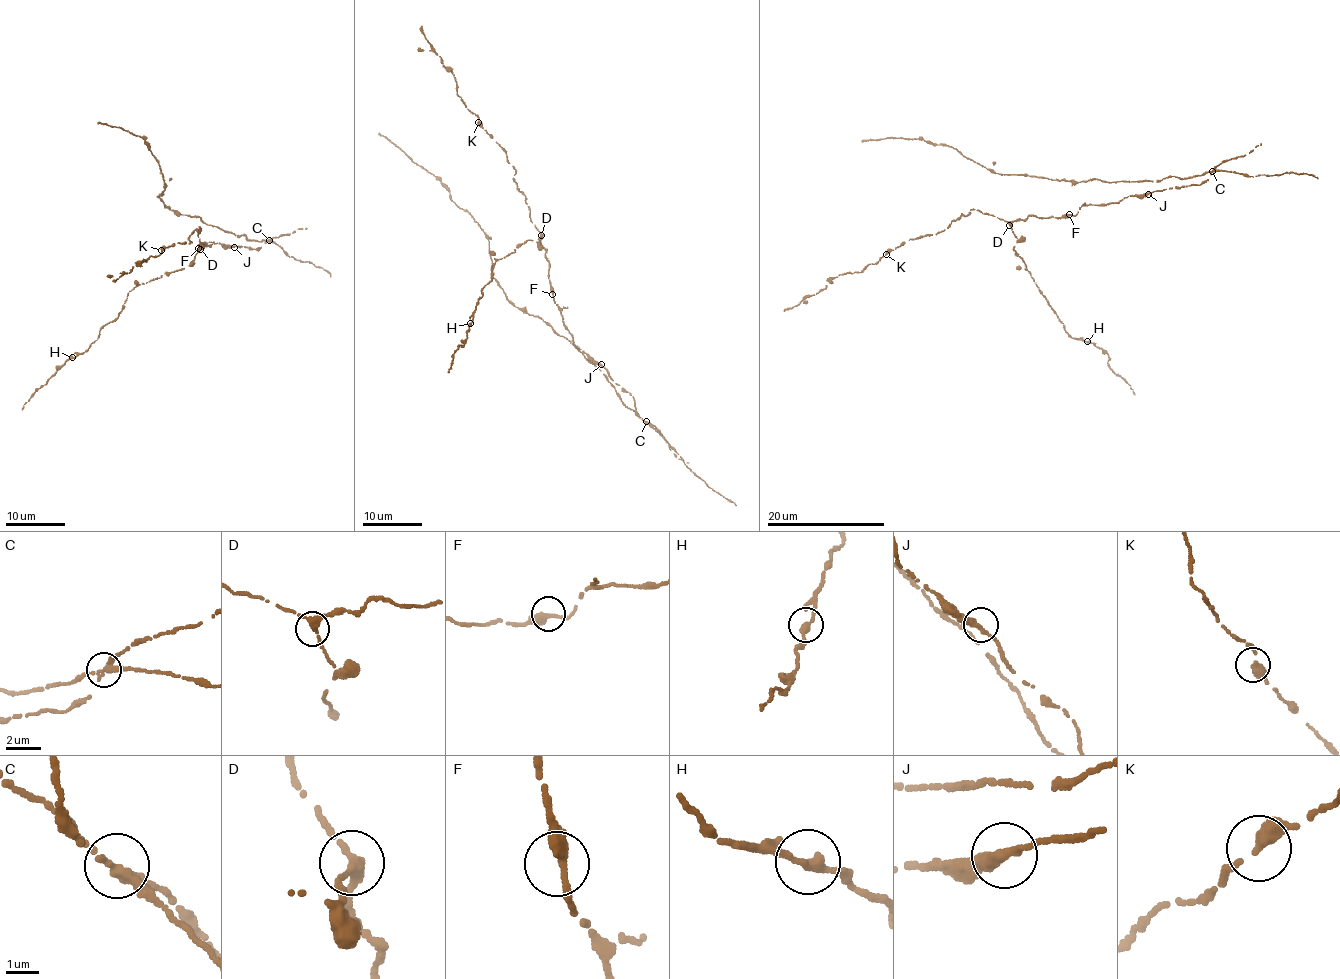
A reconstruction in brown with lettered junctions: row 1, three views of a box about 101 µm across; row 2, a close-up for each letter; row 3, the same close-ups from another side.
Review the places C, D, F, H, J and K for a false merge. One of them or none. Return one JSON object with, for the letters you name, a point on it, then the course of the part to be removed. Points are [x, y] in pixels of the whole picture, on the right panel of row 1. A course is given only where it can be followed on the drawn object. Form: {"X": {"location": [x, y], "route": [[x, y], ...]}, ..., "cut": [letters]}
{"cut": []}

